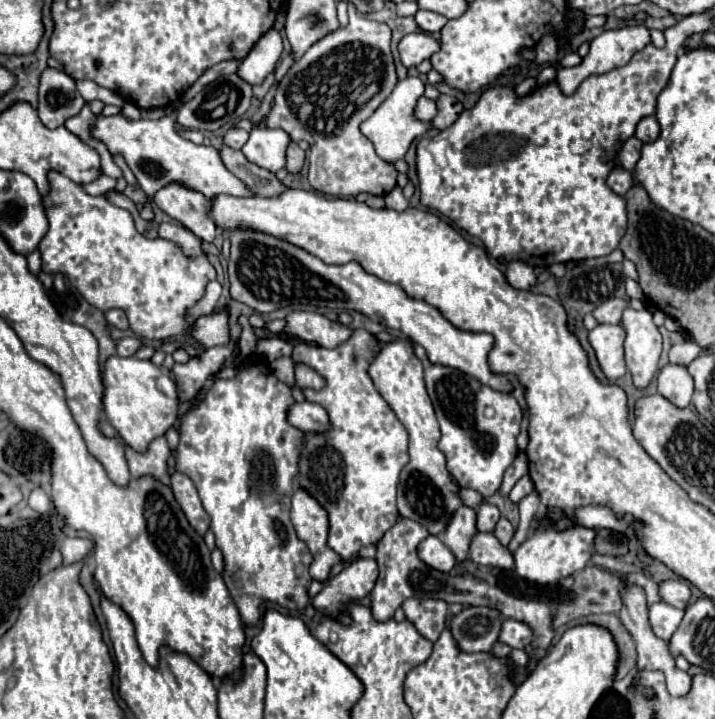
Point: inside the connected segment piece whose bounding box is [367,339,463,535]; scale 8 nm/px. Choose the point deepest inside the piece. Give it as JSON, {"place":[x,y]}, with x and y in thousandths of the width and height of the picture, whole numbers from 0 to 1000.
{"place":[596,688]}

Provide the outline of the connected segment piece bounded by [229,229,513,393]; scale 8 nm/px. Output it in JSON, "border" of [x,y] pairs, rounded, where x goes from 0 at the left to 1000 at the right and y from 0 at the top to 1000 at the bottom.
{"border":[[[331,318],[320,324],[320,332],[320,391],[326,419],[337,419],[362,435],[376,435],[401,424],[438,424],[443,430],[497,430],[519,441],[522,446],[530,446],[569,466],[578,477],[589,480],[597,488],[603,505],[650,516],[653,522],[664,524],[670,533],[692,544],[717,544],[709,522],[695,522],[684,513],[681,494],[692,477],[690,466],[659,463],[634,455],[608,427],[594,419],[575,416],[561,399],[510,380],[502,366],[491,363],[483,369],[457,369],[427,346],[359,321]]]}

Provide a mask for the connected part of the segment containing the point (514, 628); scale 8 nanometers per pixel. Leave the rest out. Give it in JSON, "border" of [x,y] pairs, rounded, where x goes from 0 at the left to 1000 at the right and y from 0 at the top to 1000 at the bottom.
{"border":[[[709,861],[703,864],[701,869],[701,880],[698,880],[698,892],[717,900],[717,903],[729,903],[731,897],[740,897],[745,889],[743,883],[743,875],[729,866],[729,864],[717,864],[717,861]]]}

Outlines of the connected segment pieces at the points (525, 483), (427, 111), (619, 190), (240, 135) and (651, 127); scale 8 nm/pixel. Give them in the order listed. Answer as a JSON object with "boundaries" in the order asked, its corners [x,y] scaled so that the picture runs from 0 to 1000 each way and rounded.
{"boundaries":[[[[734,661],[734,663],[729,663],[723,672],[720,672],[720,677],[715,680],[715,686],[712,686],[712,694],[717,697],[717,700],[726,700],[734,688],[740,688],[745,683],[745,669]]],[[[589,135],[586,143],[583,143],[580,157],[583,157],[586,166],[603,168],[603,166],[611,160],[611,146],[608,146],[608,140],[603,140],[603,138],[597,138],[597,135]]],[[[857,232],[857,238],[852,241],[849,257],[863,268],[863,271],[874,271],[874,266],[880,266],[880,260],[885,257],[885,243],[869,232]]],[[[320,179],[315,185],[315,191],[312,191],[312,199],[326,204],[326,207],[337,207],[345,199],[345,193],[348,193],[345,182],[340,182],[340,179]]],[[[908,160],[908,163],[899,163],[891,177],[888,177],[888,191],[897,193],[899,199],[910,199],[922,191],[922,171],[919,171],[919,163],[916,160]]]]}

